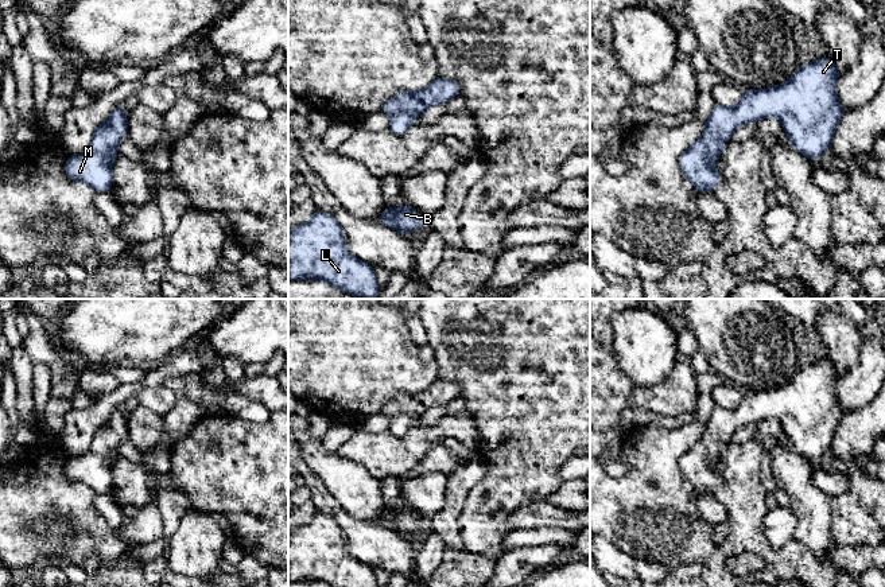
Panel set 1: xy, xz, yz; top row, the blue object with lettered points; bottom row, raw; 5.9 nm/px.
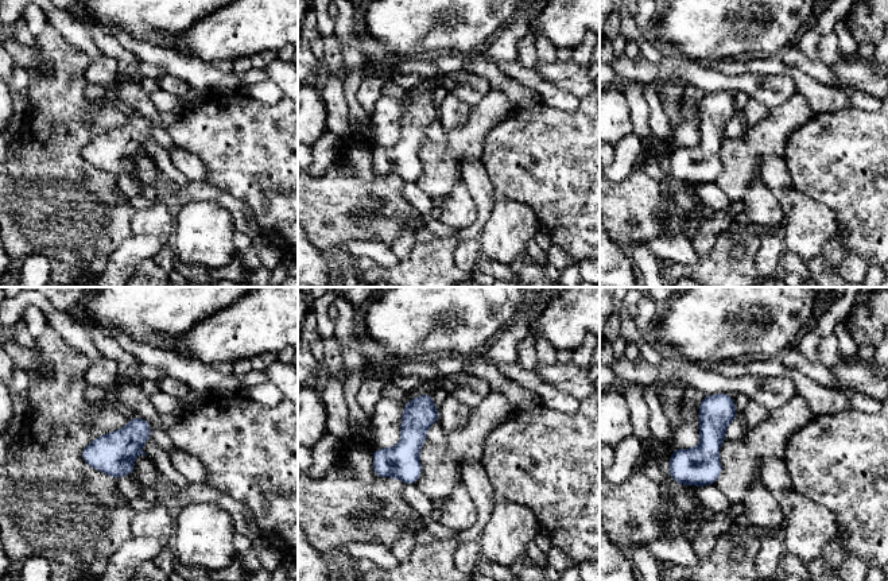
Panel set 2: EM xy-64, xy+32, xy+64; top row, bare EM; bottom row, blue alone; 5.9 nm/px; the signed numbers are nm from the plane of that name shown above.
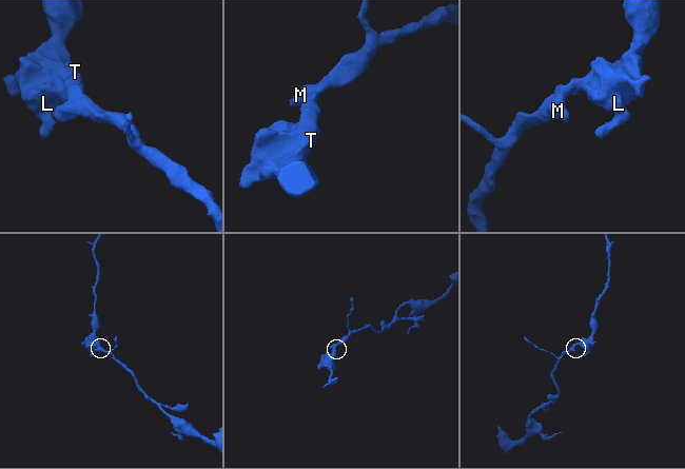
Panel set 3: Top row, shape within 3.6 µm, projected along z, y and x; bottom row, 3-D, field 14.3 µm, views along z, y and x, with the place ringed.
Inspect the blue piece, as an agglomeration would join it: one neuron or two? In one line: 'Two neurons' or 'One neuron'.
One neuron

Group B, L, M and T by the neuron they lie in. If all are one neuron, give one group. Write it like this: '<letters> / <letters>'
B L M T

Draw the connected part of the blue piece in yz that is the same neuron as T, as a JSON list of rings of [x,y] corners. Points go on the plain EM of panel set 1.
[[[831,358],[797,368],[796,373],[779,388],[769,390],[744,390],[740,405],[726,409],[715,405],[709,421],[704,424],[702,439],[688,448],[679,460],[684,478],[702,494],[711,494],[722,483],[721,474],[714,470],[714,463],[721,459],[722,451],[729,444],[731,435],[744,425],[757,424],[765,419],[777,419],[788,438],[788,444],[806,459],[818,463],[831,450],[837,428],[847,413],[837,397],[837,380],[839,372]]]

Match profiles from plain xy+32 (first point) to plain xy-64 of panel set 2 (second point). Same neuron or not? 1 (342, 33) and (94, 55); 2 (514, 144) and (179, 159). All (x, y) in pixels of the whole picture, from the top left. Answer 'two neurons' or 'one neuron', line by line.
1: two neurons
2: two neurons

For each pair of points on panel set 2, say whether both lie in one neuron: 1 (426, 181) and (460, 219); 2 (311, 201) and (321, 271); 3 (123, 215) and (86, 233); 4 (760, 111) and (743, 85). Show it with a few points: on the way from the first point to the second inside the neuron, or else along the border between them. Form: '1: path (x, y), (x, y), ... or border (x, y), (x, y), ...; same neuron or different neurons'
1: border (460, 181), (445, 197); different neurons
2: border (311, 243), (329, 258); different neurons
3: path (113, 215), (96, 224); same neuron
4: border (749, 97), (760, 101), (768, 109); different neurons

